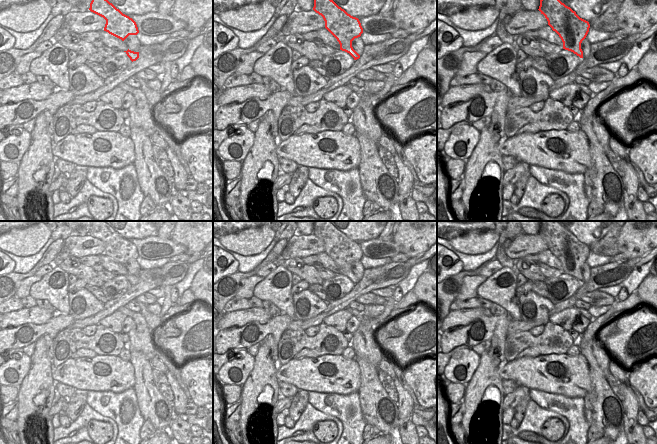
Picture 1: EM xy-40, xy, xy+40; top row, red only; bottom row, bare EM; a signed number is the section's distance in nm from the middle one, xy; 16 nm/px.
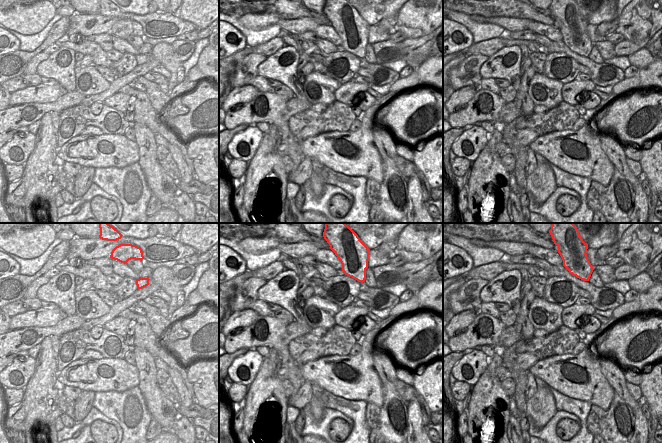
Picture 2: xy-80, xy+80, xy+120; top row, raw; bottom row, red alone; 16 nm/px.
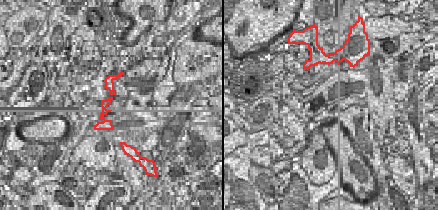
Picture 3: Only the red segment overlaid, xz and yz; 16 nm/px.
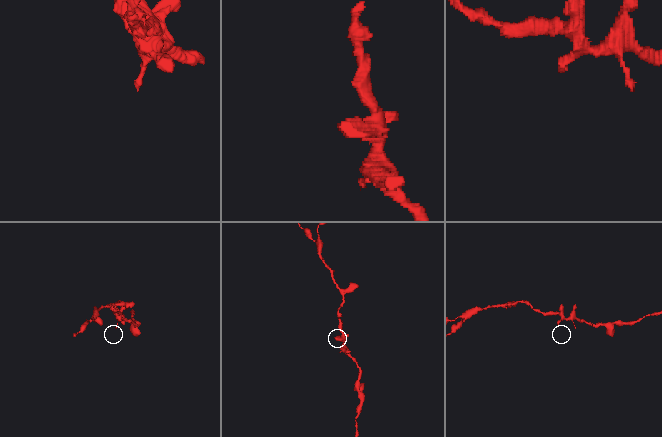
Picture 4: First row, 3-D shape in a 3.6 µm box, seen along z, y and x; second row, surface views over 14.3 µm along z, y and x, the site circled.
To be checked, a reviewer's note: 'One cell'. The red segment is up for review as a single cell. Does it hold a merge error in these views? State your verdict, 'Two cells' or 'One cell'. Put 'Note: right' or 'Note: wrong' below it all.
One cell
Note: right

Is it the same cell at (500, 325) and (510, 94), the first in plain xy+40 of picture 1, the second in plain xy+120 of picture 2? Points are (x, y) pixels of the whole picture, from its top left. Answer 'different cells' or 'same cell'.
different cells

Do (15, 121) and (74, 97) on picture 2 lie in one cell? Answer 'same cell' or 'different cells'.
same cell

